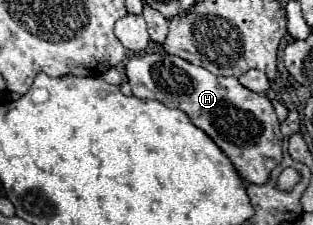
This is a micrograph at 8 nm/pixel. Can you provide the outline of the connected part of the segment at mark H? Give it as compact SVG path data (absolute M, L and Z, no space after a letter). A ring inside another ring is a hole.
M164 51L134 55L126 63L126 77L134 97L156 99L166 107L182 109L230 157L246 183L264 185L270 171L282 161L280 121L268 97L252 93L236 77L216 77L204 67L196 67L182 57Z

